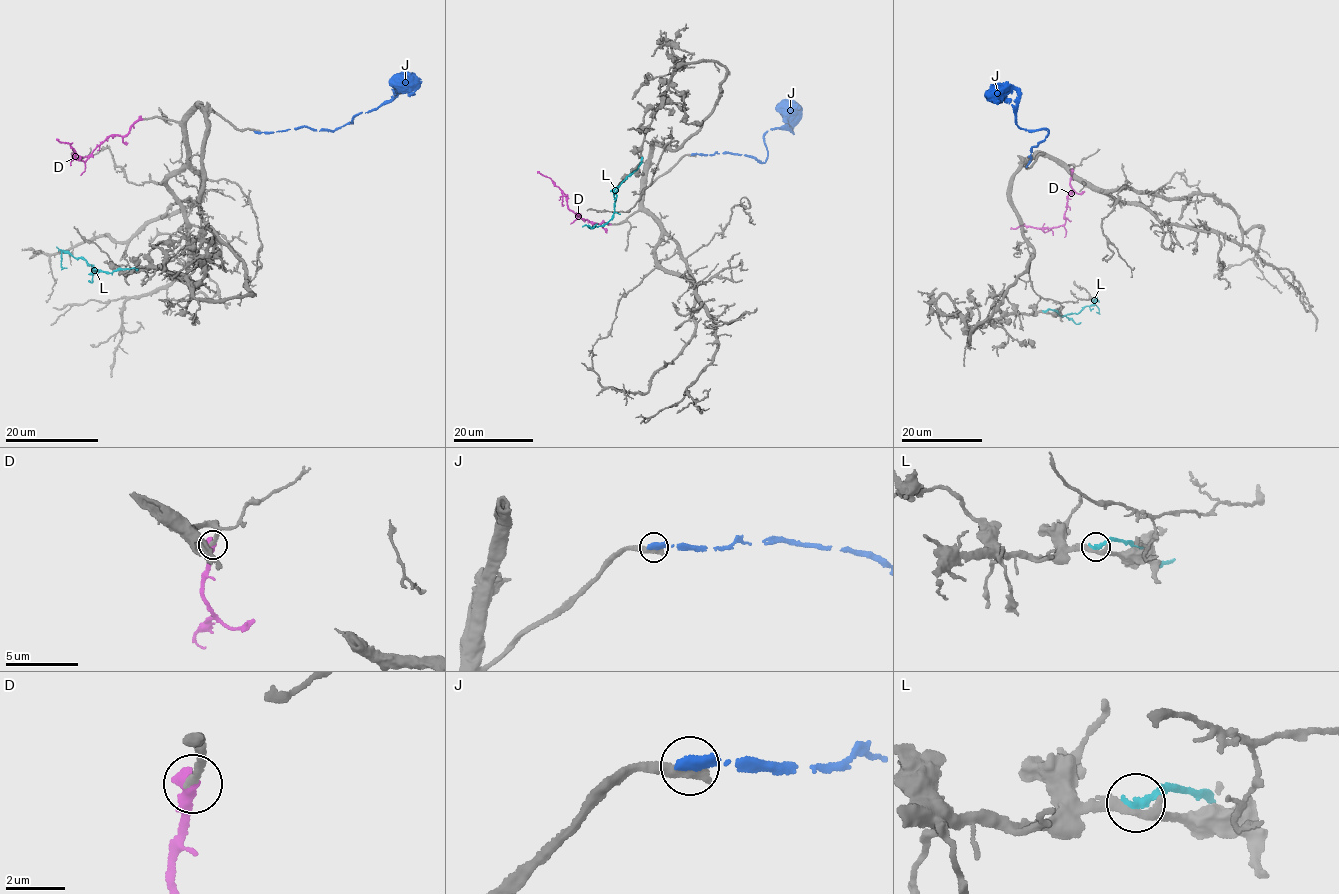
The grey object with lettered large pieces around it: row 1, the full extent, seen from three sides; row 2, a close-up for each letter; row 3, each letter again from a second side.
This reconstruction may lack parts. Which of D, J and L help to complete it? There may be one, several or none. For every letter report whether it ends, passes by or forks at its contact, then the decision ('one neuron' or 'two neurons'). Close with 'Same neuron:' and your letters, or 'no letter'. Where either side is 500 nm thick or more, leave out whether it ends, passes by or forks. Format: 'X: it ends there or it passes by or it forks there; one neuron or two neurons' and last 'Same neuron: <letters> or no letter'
D: one neuron
J: it ends there; two neurons
L: it ends there; two neurons
Same neuron: D

